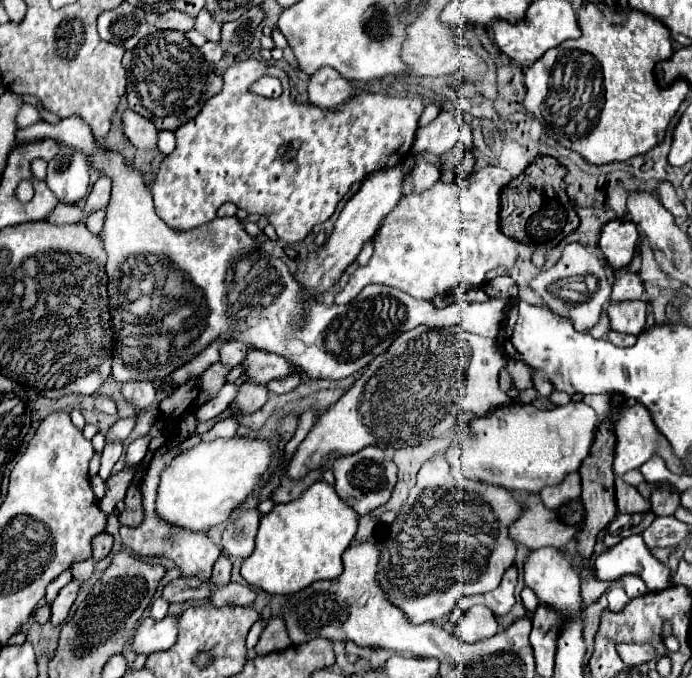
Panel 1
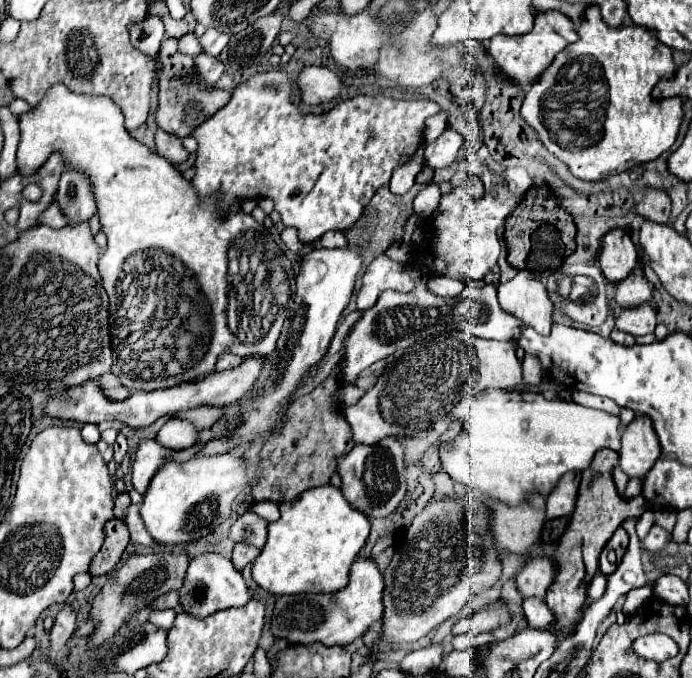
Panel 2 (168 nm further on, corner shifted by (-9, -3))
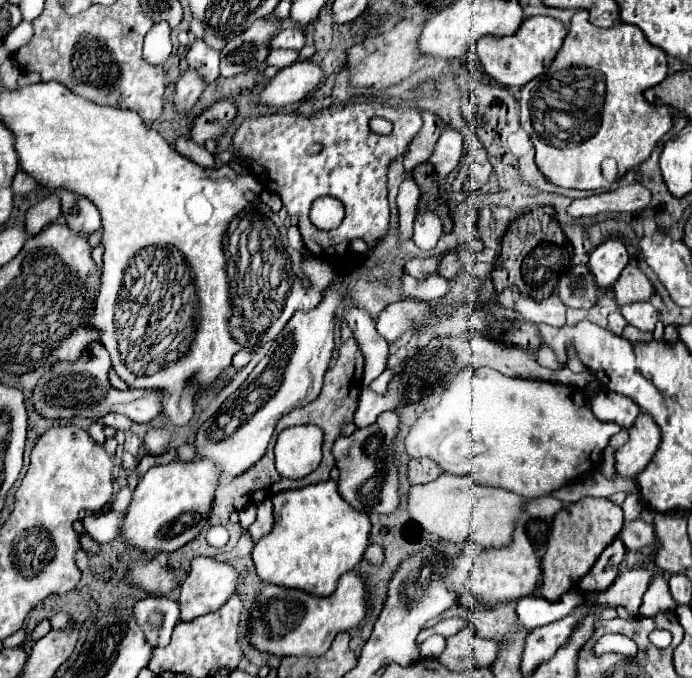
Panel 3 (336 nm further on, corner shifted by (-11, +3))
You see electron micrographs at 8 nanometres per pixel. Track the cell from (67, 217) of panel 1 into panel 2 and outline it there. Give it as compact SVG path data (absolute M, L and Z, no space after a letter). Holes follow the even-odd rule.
M52 203L52 205L38 217L38 223L48 225L48 227L54 227L54 229L62 229L64 225L68 225L68 219L62 215L58 203Z

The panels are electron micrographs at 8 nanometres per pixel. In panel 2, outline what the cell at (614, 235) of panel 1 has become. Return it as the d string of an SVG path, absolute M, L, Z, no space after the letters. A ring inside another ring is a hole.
M612 229L604 237L598 263L610 283L620 283L634 269L638 263L638 253L624 229Z

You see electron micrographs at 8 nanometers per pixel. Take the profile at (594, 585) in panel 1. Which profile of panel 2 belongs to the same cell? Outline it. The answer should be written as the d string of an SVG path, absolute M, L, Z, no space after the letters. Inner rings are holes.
M602 449L596 453L592 465L586 471L582 471L576 509L556 547L556 559L554 559L556 577L548 589L546 605L550 607L550 611L554 611L554 615L558 615L558 623L554 625L558 641L570 635L574 623L582 617L584 603L586 603L586 587L590 585L590 579L598 571L598 557L604 545L608 543L608 539L612 537L612 533L620 527L626 515L640 517L642 511L646 510L646 501L642 495L632 499L624 499L618 495L612 481L612 469L616 465L618 465L618 453L612 449Z

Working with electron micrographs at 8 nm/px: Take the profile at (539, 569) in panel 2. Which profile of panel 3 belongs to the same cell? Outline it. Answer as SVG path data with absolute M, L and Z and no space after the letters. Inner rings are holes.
M522 524L516 527L514 541L502 549L484 549L472 541L466 543L466 549L460 557L450 561L450 571L446 573L446 585L458 593L458 603L474 610L478 605L498 605L516 601L524 595L532 595L540 587L540 559L529 541Z

